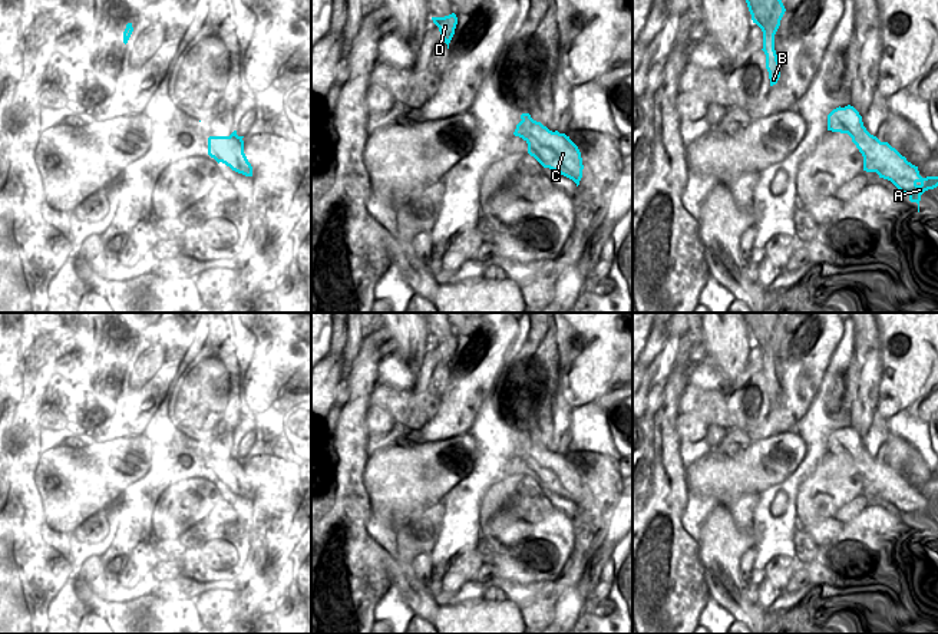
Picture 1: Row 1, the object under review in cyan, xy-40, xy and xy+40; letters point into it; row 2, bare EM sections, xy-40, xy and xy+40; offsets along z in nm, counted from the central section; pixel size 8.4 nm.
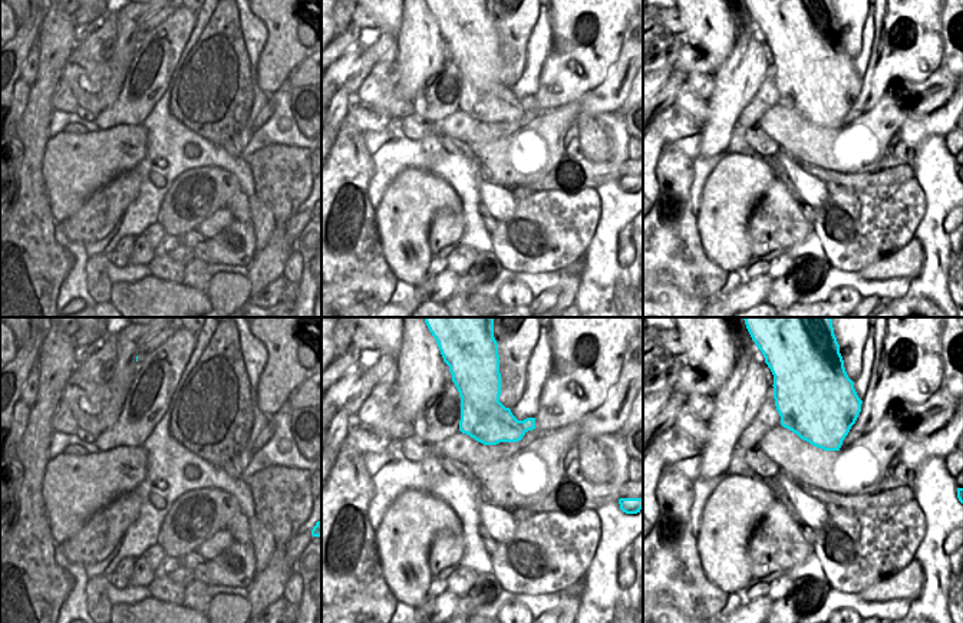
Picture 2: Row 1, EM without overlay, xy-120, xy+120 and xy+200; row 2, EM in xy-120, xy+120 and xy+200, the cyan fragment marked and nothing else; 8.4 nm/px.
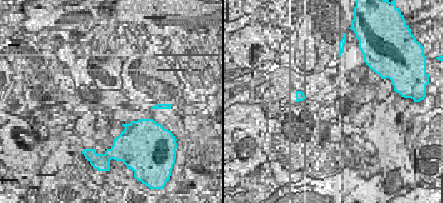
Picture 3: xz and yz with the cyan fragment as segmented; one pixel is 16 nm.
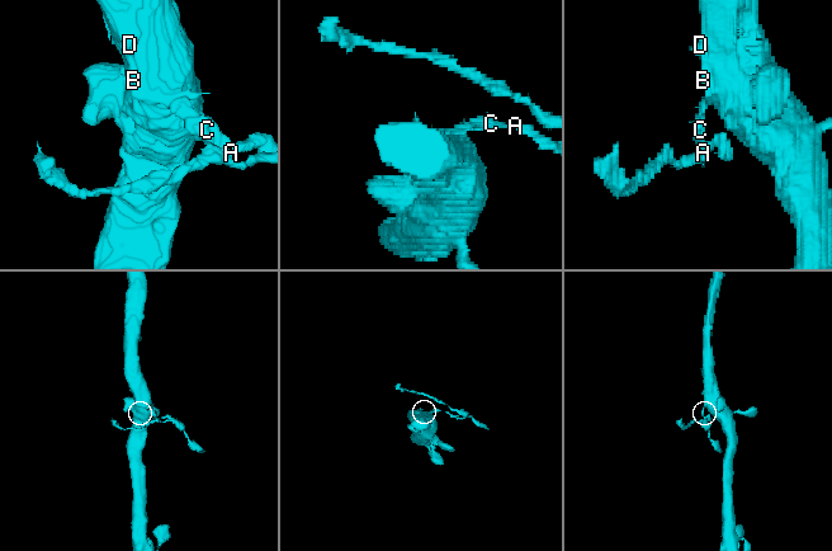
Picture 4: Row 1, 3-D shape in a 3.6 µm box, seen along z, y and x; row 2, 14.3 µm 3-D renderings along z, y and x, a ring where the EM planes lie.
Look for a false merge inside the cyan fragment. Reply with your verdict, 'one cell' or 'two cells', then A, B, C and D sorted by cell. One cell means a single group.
two cells; groups A C / B D

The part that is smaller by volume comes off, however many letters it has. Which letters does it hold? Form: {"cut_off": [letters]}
{"cut_off": ["A", "C"]}

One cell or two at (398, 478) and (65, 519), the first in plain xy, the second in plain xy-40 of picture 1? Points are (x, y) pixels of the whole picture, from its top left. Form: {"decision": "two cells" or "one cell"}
{"decision": "one cell"}

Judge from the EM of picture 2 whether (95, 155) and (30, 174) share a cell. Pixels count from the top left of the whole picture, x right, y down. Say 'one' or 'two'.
two

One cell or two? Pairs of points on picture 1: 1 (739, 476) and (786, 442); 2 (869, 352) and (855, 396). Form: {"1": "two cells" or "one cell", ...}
{"1": "one cell", "2": "one cell"}

